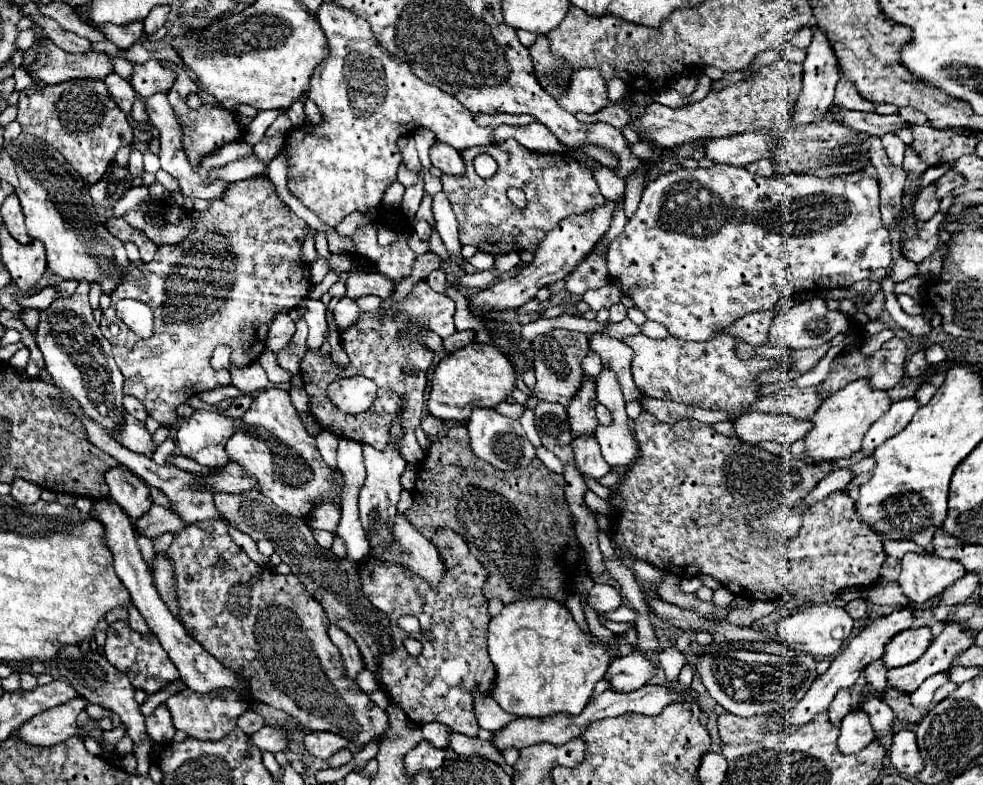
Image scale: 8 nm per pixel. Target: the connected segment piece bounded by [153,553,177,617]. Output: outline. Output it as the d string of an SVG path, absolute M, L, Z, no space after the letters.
M155 553L155 569L153 569L155 587L161 593L161 599L167 603L169 611L177 617L177 597L175 597L175 583L173 583L173 567L165 553Z

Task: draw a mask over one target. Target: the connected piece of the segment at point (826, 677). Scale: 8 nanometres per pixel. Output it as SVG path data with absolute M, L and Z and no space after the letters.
M903 607L903 609L899 609L899 611L893 611L891 615L877 617L871 625L867 625L857 637L853 637L853 639L847 643L847 647L833 659L831 667L829 667L823 675L819 675L819 677L815 679L815 683L811 685L811 689L807 691L807 695L787 713L791 725L793 725L793 727L805 725L805 723L809 723L809 721L813 719L813 715L827 711L827 707L831 705L835 693L837 693L839 689L851 687L851 685L859 679L859 673L861 673L871 661L877 661L877 659L883 657L883 651L885 651L885 645L889 643L889 639L893 639L897 633L901 633L901 631L905 631L905 629L911 629L911 627L913 627L913 609L911 609L911 607Z

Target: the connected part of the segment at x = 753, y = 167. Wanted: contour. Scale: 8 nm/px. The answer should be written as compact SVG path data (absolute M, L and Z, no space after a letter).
M761 159L757 163L745 165L745 169L753 175L759 175L759 177L771 177L773 175L773 161L771 159Z

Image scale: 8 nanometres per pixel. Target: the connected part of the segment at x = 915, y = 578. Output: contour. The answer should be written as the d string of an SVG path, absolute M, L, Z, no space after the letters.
M905 553L901 567L899 585L907 599L915 605L923 605L925 601L937 597L943 589L965 575L965 567L959 561L935 555Z

